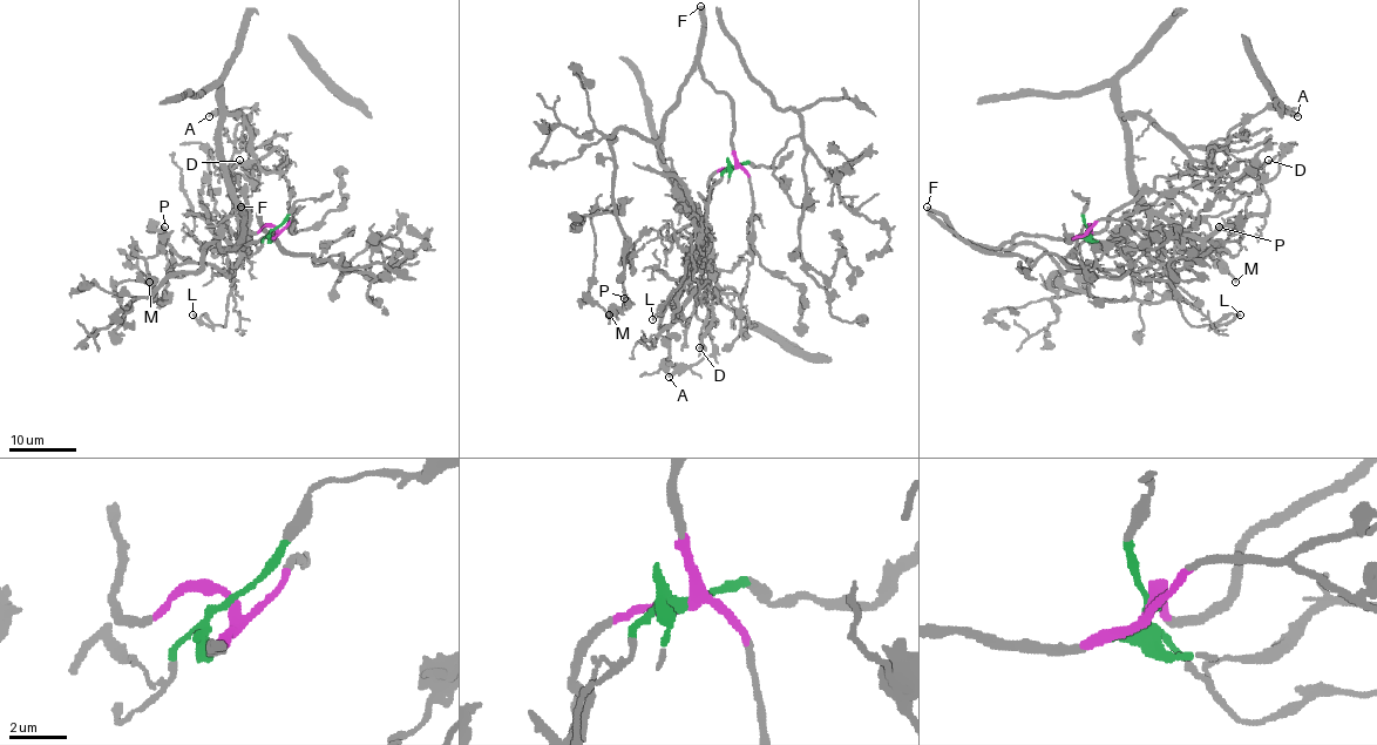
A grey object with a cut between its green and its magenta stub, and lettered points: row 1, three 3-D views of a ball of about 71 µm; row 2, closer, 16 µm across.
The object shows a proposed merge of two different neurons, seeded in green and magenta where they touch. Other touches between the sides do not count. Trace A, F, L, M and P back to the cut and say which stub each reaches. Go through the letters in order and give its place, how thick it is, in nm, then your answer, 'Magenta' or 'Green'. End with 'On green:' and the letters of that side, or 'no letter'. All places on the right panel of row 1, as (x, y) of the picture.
A: Place: (1297, 116). Thickness 200 nm. Magenta
F: Place: (927, 207). Thickness 400 nm. Magenta
L: Place: (1240, 315). Thickness 140 nm. Green
M: Place: (1235, 282). Thickness 160 nm. Magenta
P: Place: (1219, 227). Thickness 190 nm. Magenta
On green: L

